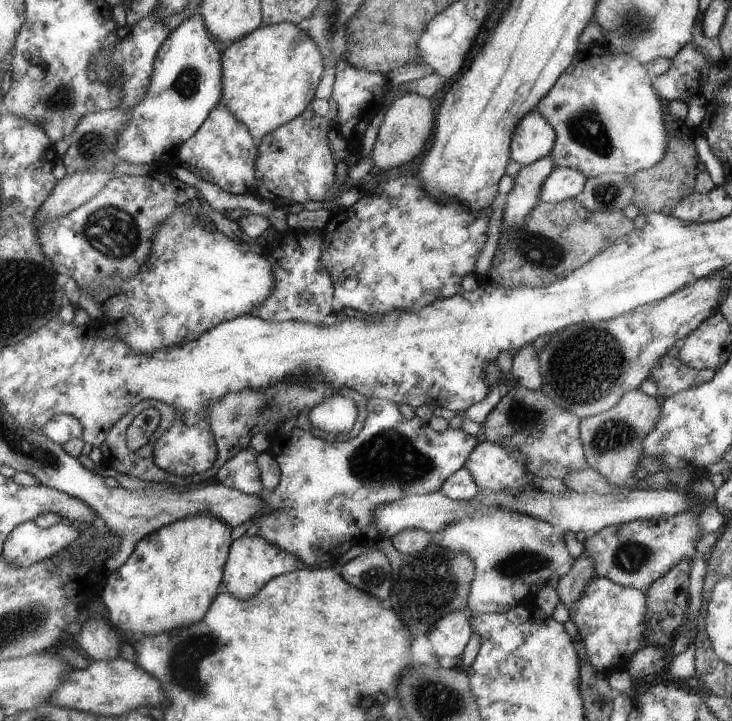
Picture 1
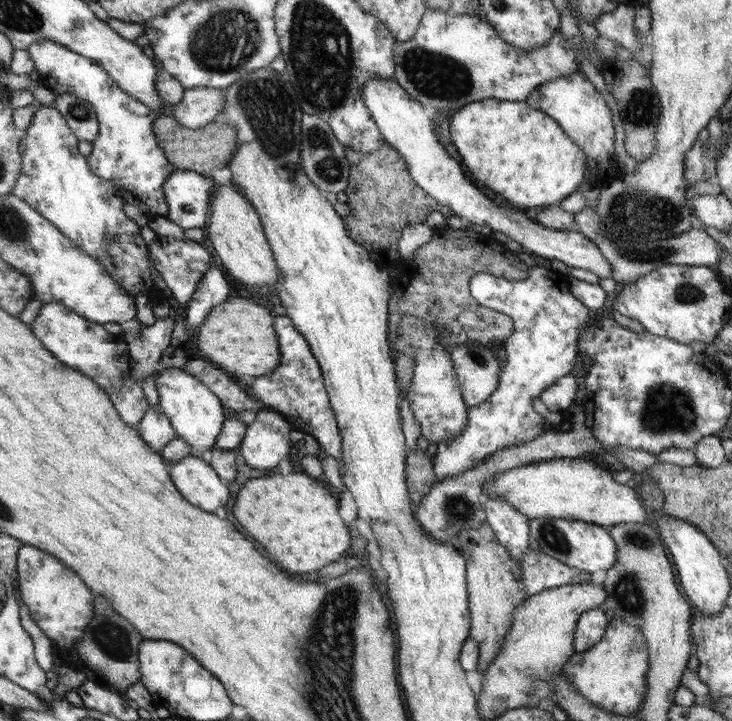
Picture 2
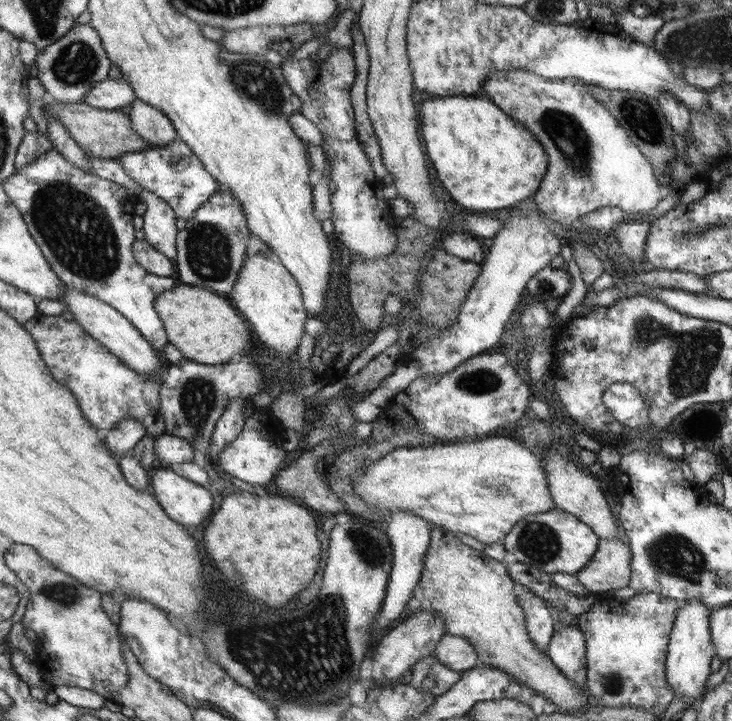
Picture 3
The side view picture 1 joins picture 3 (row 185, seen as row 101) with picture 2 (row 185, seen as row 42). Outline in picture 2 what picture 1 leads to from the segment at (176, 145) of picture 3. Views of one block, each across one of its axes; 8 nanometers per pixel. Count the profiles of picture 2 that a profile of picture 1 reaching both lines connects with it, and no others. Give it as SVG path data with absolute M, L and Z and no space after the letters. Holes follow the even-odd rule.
M193 170L172 171L162 185L168 220L178 225L181 231L206 228L216 186L212 177Z

